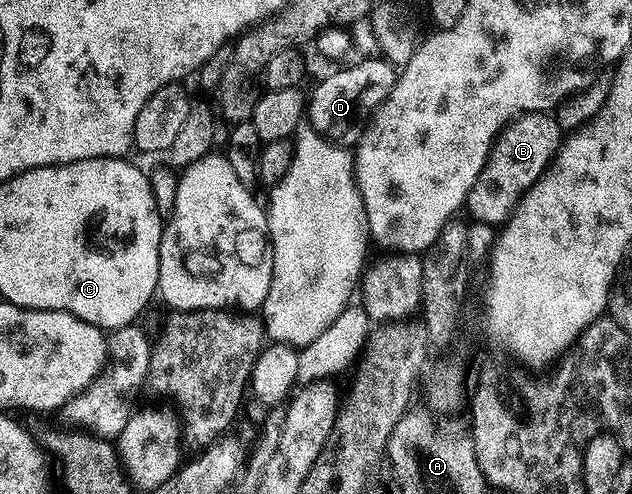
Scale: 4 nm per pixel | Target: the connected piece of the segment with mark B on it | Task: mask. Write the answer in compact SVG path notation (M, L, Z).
M549 111L520 113L501 130L489 149L489 158L481 174L475 183L471 183L471 191L465 196L464 212L469 212L474 222L492 227L504 225L521 196L545 173L563 140L562 122L553 116Z

